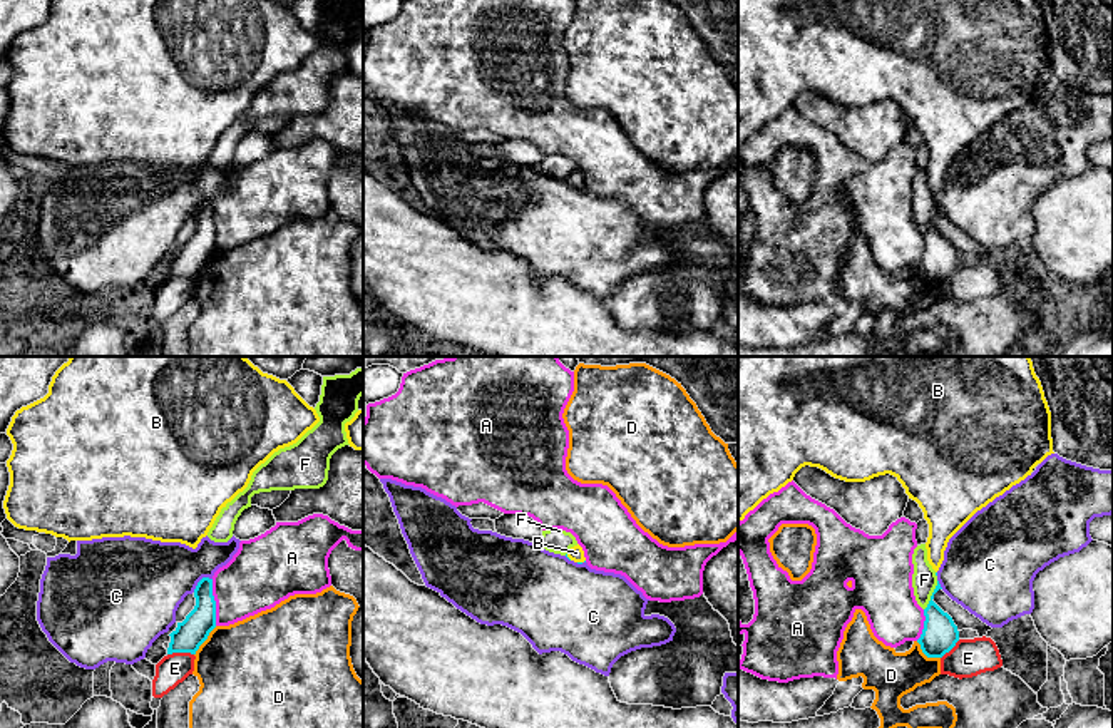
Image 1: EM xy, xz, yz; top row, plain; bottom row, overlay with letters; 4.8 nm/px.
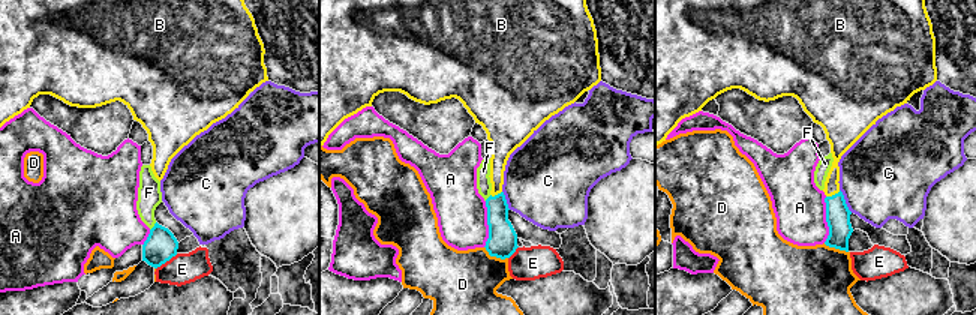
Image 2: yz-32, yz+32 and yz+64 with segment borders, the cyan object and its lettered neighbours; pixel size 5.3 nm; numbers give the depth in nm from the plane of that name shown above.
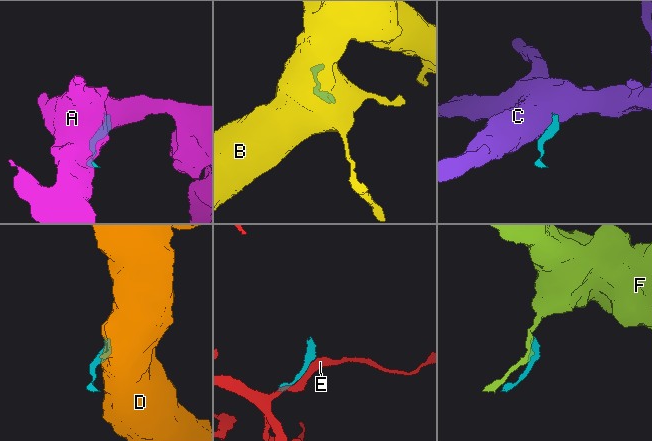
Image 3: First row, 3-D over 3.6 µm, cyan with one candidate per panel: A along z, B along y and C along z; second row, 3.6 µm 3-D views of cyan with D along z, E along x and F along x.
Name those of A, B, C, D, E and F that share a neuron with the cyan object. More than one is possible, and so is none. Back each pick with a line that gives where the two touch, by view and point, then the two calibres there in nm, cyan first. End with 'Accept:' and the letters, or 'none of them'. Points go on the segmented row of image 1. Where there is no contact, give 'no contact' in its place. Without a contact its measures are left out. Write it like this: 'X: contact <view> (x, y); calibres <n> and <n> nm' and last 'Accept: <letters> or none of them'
B: contact xz (581, 563); calibres 20 and 70 nm
Accept: B

